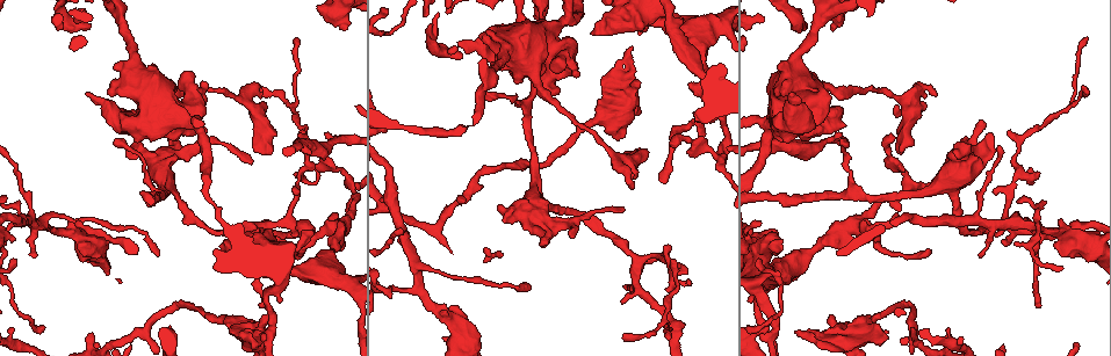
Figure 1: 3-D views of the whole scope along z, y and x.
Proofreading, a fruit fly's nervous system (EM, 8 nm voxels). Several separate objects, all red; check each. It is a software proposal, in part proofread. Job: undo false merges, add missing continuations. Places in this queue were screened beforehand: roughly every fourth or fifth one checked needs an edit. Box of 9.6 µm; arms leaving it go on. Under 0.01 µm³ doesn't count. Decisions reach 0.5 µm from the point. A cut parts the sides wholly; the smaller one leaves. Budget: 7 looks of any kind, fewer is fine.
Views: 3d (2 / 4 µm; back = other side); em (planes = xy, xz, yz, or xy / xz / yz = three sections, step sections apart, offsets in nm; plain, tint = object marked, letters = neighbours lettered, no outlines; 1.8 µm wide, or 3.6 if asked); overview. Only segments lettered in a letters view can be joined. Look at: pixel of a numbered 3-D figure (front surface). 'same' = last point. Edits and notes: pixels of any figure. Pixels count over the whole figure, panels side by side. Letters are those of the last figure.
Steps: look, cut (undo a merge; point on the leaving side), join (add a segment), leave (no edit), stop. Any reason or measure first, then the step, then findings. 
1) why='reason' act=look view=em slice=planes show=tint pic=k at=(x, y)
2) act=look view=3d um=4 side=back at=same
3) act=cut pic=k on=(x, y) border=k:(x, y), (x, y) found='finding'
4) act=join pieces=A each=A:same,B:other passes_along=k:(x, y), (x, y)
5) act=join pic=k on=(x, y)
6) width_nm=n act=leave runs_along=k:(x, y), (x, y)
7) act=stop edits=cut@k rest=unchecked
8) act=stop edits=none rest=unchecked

why='tapers out' act=look view=em um=3.6 slice=planes show=plain pic=1 at=(1088, 39)

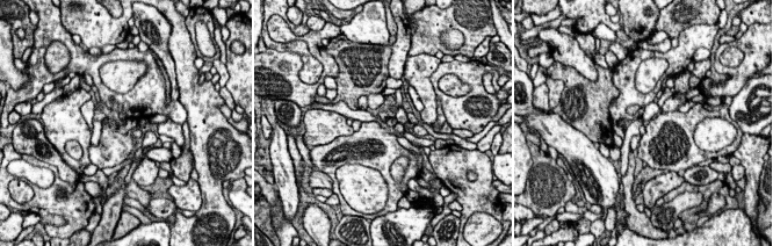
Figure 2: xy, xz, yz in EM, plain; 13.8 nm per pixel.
act=look view=em um=3.6 slice=planes show=letters at=same

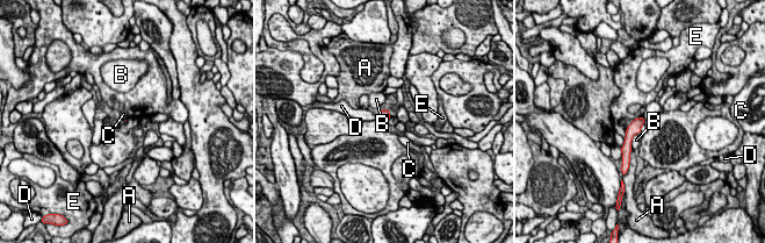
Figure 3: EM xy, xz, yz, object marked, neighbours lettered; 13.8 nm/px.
act=leave each=A:other,B:other,C:other,D:other,E:other border=3:(643, 122), (640, 131) found='none of them fits'

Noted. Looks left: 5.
why='abrupt turn' act=look view=3d um=2 pic=1 at=(1013, 184)

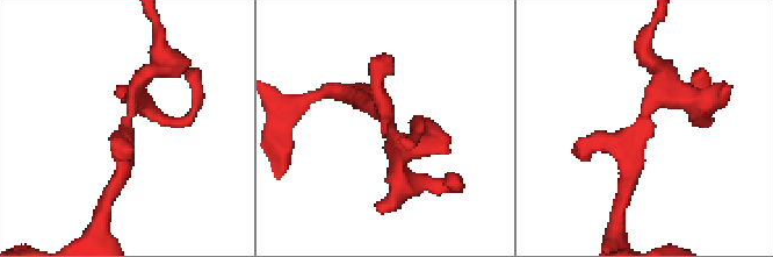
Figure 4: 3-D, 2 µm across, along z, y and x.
why='now the EM' act=look view=em slice=planes show=tint pic=4 at=(131, 118)

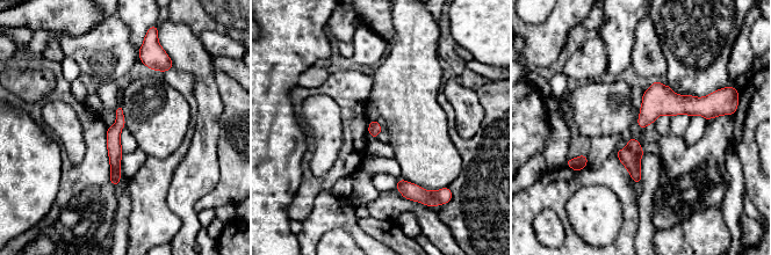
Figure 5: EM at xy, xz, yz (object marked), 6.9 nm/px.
why='what lies round it' act=look view=em slice=planes show=letters at=same

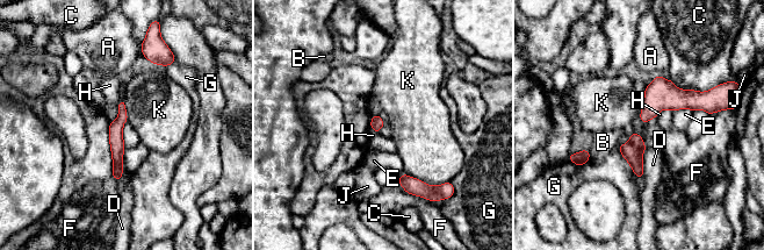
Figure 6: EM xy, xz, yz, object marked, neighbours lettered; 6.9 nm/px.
width_nm=80 longest_contact=C:340nm act=leave each=A:other,B:other,C:other,D:other,E:other,F:other,G:other,H:other,J:other,K:other found='all the same neuron'

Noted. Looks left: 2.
act=stop edits=none rest=unchecked

